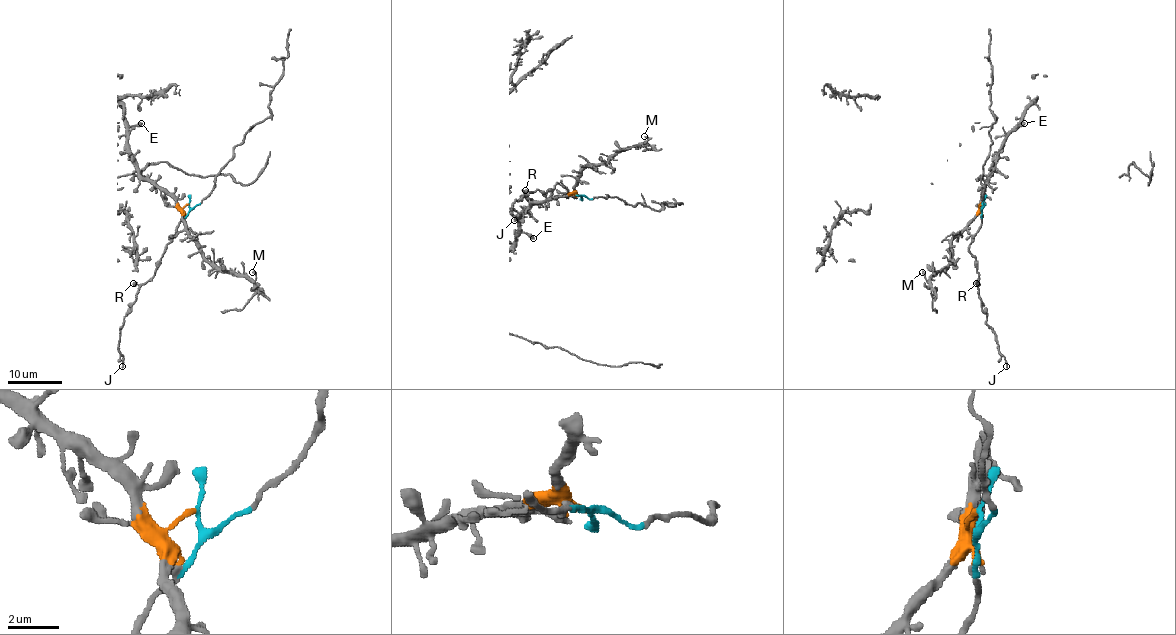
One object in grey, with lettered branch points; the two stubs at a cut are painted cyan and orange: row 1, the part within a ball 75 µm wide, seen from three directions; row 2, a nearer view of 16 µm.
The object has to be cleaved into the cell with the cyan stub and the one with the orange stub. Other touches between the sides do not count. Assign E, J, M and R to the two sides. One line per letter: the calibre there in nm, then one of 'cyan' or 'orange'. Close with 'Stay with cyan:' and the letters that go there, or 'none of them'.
E: calibre 440 nm; orange
J: calibre 180 nm; cyan
M: calibre 240 nm; orange
R: calibre 440 nm; cyan
Stay with cyan: J, R

